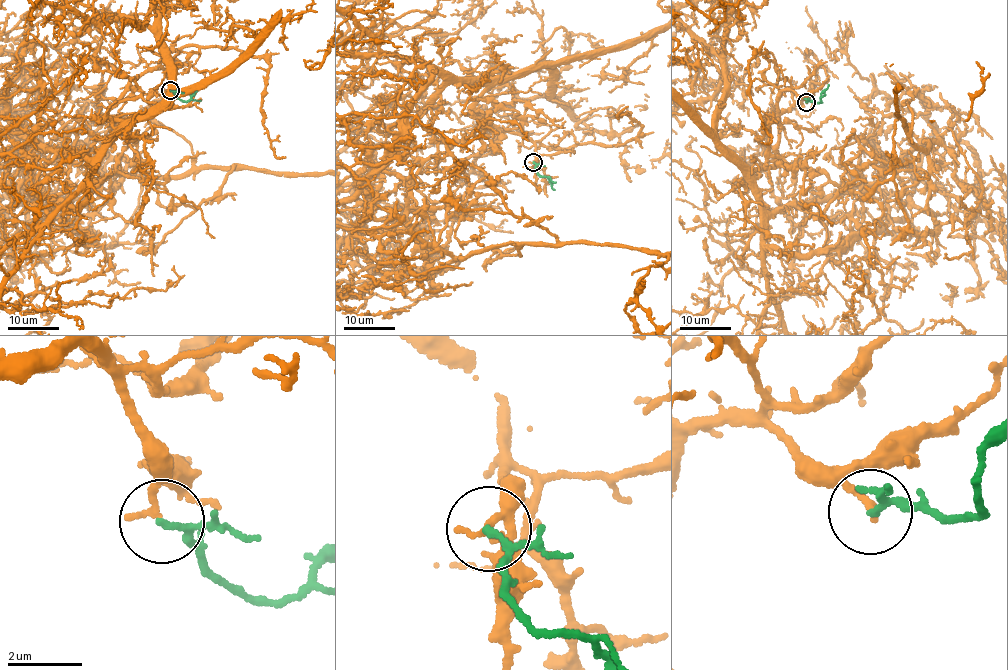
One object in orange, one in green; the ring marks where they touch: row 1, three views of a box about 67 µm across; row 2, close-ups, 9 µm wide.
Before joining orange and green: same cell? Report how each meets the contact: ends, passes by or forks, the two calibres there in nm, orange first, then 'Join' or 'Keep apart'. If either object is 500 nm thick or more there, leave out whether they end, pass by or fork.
At the ring orange ends. At the ring green passes by. Thickness 200 nm (orange) against 130 nm. Join

